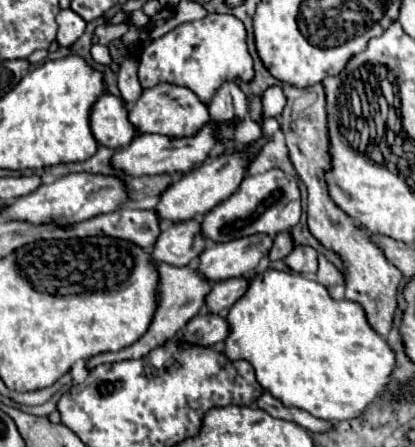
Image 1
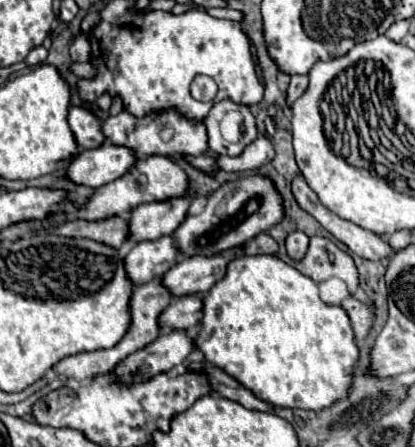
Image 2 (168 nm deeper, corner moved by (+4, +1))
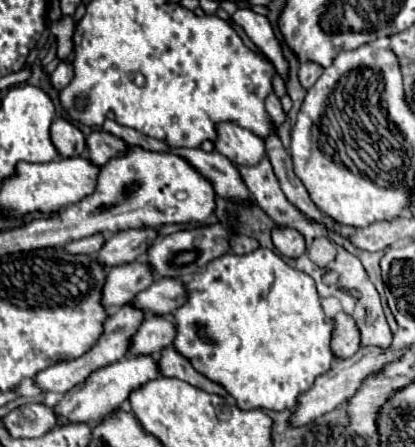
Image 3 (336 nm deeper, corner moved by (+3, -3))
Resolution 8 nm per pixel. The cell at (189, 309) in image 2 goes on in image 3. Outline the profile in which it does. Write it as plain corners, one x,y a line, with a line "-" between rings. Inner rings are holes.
145,315
139,329
135,331
129,355
153,355
161,349
169,347
177,335
177,329
169,317
159,315

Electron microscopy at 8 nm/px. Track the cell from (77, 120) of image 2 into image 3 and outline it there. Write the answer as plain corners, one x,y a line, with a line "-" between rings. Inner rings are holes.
65,119
51,123
51,141
61,157
79,157
85,153
85,135

